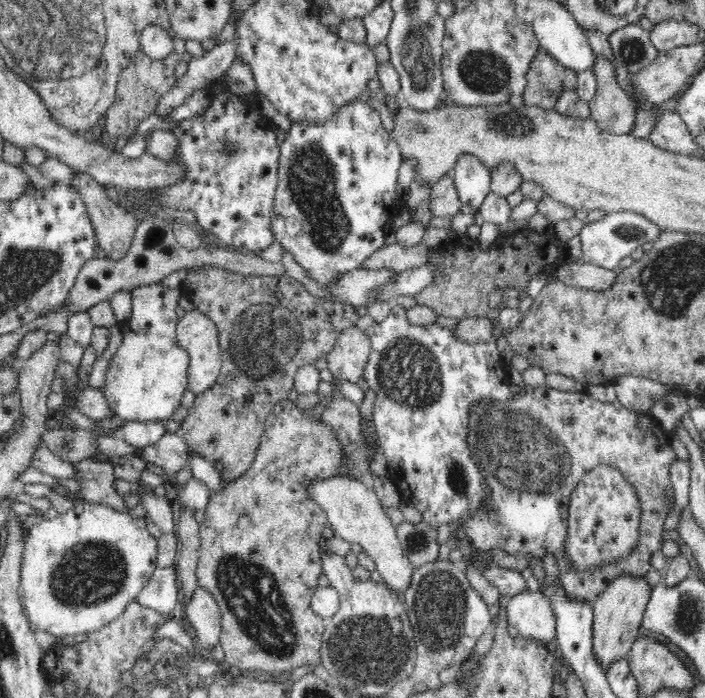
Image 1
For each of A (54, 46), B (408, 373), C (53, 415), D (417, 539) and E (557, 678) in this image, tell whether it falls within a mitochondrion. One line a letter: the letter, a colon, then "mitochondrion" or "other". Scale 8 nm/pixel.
A: mitochondrion
B: mitochondrion
C: other
D: mitochondrion
E: other

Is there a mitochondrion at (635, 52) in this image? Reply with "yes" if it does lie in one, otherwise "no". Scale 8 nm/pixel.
yes

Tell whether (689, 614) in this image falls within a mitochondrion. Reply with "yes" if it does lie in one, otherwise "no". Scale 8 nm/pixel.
yes

